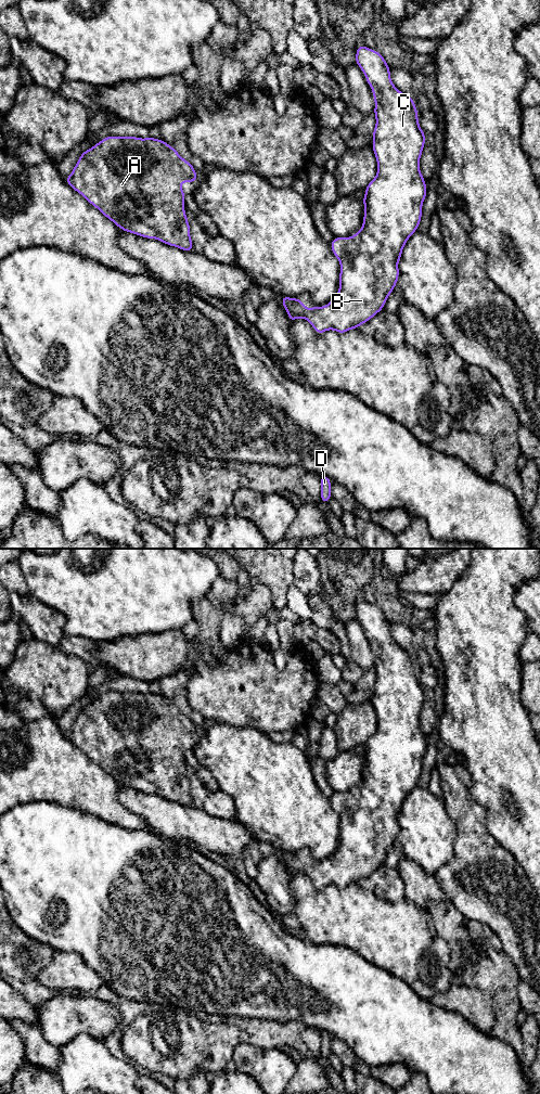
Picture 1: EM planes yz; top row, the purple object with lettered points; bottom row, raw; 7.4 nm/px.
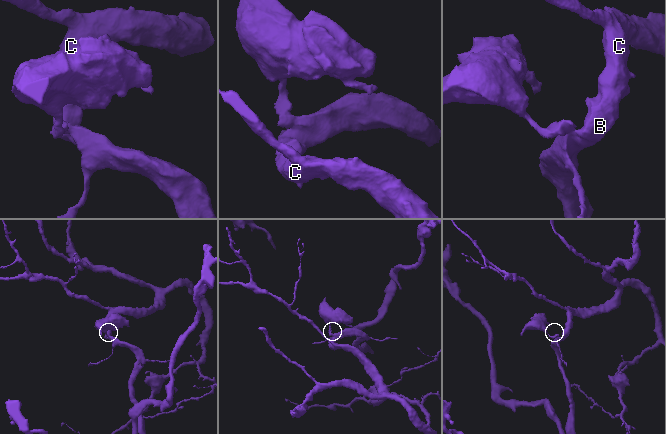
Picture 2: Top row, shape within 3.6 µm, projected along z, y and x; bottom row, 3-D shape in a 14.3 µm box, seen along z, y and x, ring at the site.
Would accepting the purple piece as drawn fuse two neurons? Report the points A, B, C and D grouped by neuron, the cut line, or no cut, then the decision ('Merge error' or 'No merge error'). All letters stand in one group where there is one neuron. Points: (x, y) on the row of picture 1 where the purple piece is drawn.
Groups: A / B C D. Split along yz (293, 298), (285, 308). Merge error

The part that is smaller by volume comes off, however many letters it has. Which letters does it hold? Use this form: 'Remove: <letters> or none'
Remove: A

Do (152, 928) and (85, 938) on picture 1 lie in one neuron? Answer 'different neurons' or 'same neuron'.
same neuron

